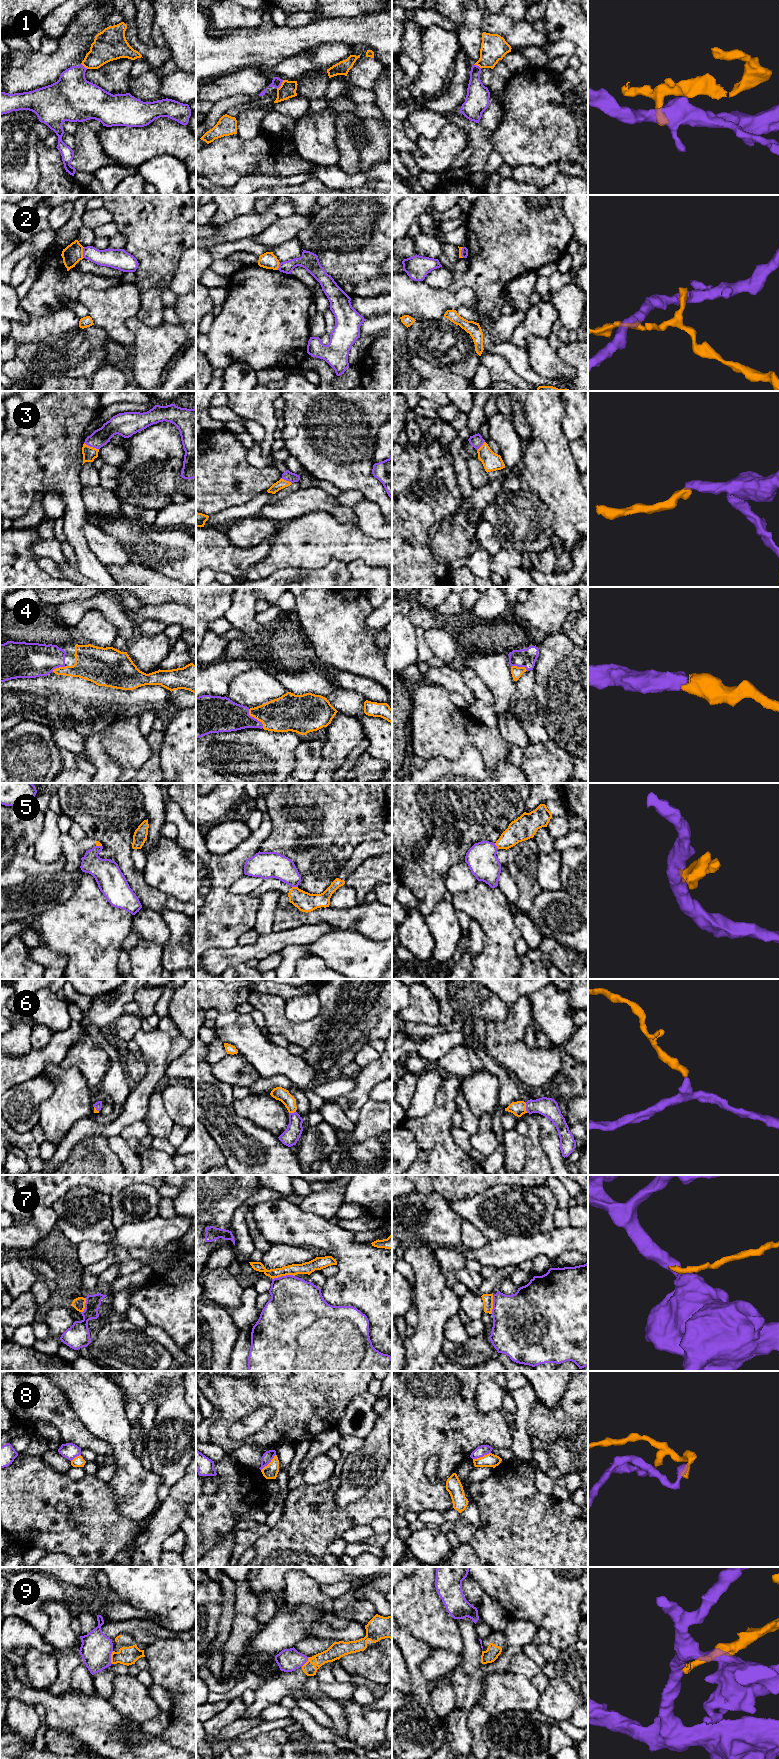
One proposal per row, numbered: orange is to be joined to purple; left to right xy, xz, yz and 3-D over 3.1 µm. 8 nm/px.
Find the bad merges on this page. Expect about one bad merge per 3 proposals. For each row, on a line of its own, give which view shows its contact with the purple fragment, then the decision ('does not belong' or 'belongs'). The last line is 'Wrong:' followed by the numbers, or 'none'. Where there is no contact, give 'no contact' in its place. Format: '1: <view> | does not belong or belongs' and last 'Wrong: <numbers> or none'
1: xz | does not belong
2: xy | does not belong
3: xy | belongs
4: xz | belongs
5: xz | does not belong
6: yz | belongs
7: xz | does not belong
8: yz | does not belong
9: xy | does not belong
Wrong: 1, 2, 5, 7, 8, 9

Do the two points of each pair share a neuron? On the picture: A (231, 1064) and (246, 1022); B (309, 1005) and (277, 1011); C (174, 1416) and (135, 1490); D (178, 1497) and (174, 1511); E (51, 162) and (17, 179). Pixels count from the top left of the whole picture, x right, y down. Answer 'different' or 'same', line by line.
A: different
B: different
C: different
D: same
E: different

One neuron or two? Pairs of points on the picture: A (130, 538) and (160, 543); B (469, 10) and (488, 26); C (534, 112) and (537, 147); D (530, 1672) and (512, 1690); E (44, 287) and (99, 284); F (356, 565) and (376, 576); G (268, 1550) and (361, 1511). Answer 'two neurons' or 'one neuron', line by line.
A: one neuron
B: two neurons
C: one neuron
D: two neurons
E: one neuron
F: one neuron
G: one neuron

